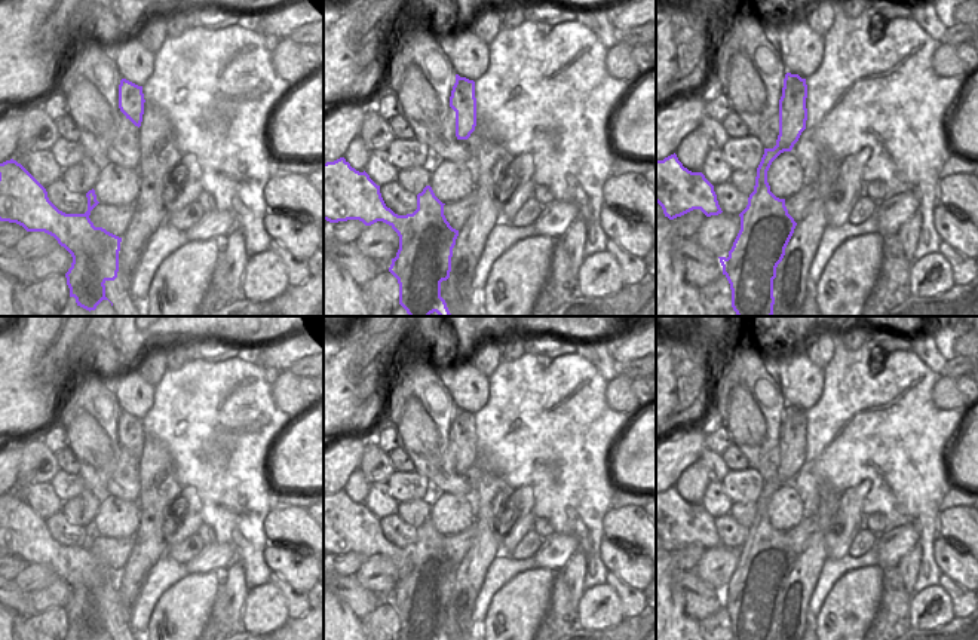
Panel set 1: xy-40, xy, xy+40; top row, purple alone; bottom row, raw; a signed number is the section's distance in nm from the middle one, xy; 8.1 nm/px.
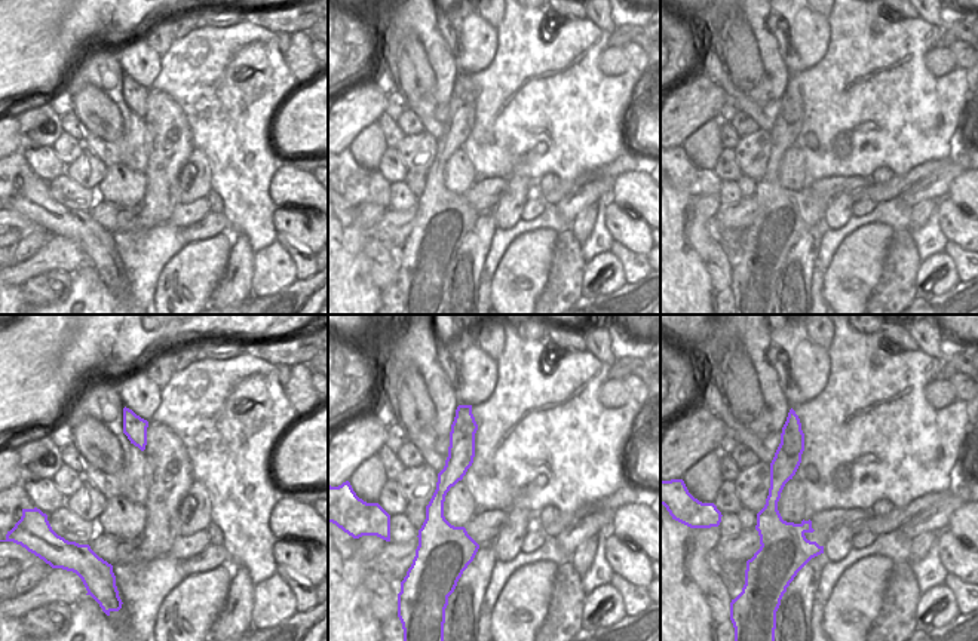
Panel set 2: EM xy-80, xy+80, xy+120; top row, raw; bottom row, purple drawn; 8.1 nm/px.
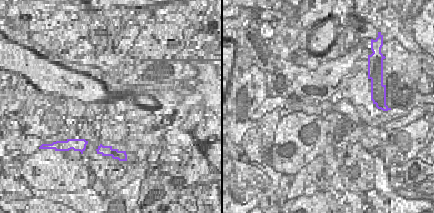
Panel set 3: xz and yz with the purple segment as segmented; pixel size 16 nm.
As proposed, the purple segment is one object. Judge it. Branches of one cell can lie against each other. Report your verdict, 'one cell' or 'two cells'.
two cells

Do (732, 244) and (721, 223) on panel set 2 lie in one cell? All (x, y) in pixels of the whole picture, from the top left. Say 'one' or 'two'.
two

